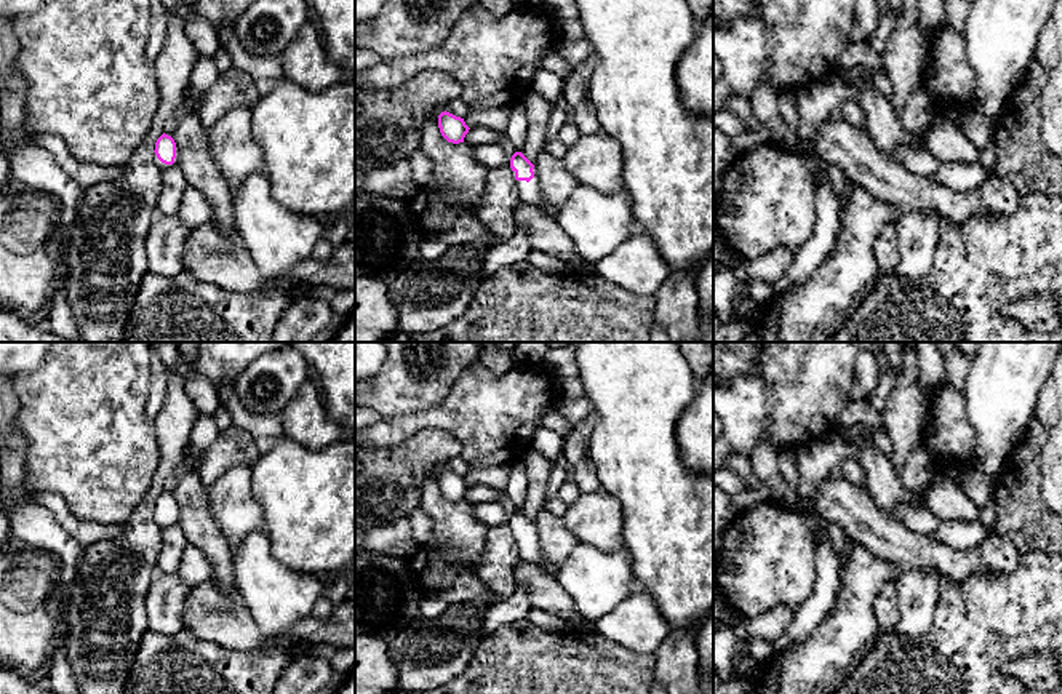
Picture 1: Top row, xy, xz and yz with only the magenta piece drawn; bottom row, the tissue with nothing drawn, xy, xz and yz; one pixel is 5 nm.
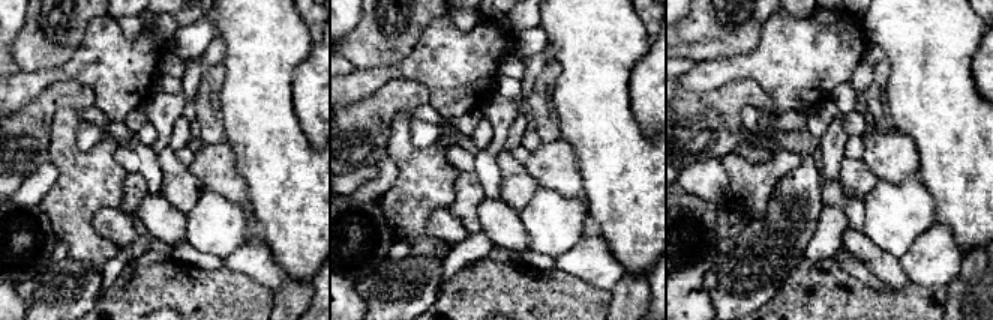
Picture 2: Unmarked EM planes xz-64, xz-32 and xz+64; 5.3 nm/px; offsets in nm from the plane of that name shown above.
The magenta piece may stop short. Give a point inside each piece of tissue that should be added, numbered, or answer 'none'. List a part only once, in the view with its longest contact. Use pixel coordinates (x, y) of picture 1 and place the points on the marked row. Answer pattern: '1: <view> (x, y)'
1: xz (530, 192)

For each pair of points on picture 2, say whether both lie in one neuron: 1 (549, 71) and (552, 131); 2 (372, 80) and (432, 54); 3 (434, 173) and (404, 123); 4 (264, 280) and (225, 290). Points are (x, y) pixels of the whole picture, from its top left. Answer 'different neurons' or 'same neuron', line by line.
1: same neuron
2: same neuron
3: same neuron
4: different neurons

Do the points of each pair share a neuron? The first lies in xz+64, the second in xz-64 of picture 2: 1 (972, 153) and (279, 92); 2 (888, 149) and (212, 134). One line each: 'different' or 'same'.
1: same
2: different

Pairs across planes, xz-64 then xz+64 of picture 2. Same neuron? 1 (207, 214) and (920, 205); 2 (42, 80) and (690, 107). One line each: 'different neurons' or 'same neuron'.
1: same neuron
2: different neurons

